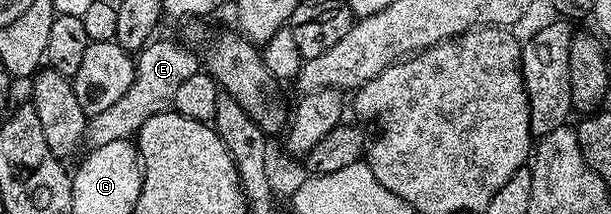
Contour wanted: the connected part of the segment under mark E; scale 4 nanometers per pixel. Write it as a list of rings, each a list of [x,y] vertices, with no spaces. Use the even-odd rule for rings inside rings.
[[[155,38],[138,51],[133,86],[125,90],[121,102],[113,102],[109,110],[101,110],[101,114],[92,116],[87,121],[85,140],[91,148],[105,146],[117,140],[131,140],[138,133],[139,127],[149,118],[153,118],[153,114],[161,114],[174,105],[177,90],[181,90],[181,85],[188,78],[193,78],[193,74],[201,68],[200,57],[196,53],[194,56],[190,47],[176,40]]]

